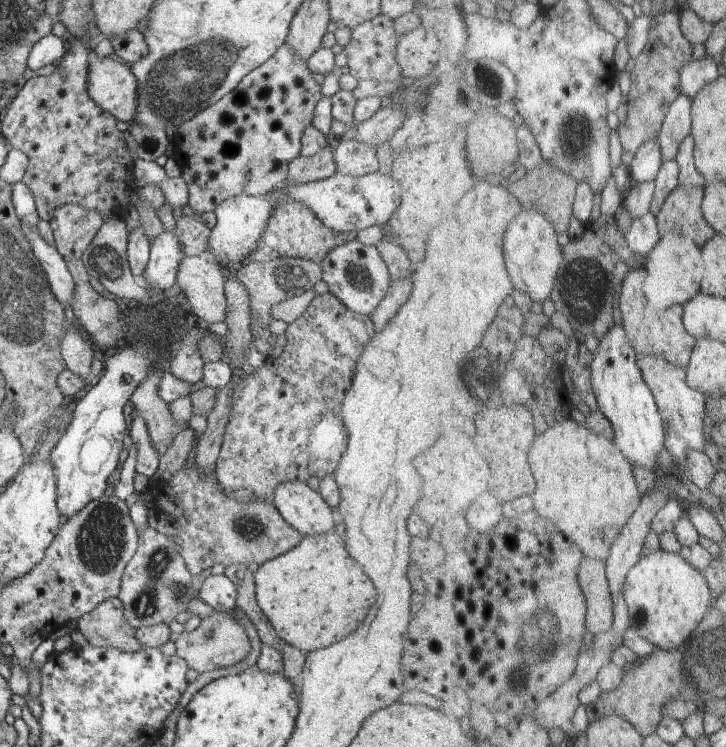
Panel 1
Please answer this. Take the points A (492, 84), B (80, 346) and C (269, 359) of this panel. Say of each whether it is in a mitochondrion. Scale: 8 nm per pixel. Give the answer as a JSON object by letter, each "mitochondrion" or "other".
{"A":"mitochondrion","B":"other","C":"other"}

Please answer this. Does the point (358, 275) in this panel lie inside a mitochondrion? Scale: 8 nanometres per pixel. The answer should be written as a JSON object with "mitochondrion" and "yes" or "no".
{"mitochondrion":"yes"}

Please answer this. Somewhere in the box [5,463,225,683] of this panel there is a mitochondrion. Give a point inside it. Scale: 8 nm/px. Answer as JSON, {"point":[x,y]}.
{"point":[102,538]}

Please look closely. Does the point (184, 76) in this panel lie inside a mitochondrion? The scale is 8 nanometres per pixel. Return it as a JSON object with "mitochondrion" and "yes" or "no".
{"mitochondrion":"yes"}

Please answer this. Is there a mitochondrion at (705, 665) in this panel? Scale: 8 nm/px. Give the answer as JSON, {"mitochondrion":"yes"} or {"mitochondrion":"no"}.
{"mitochondrion":"yes"}

